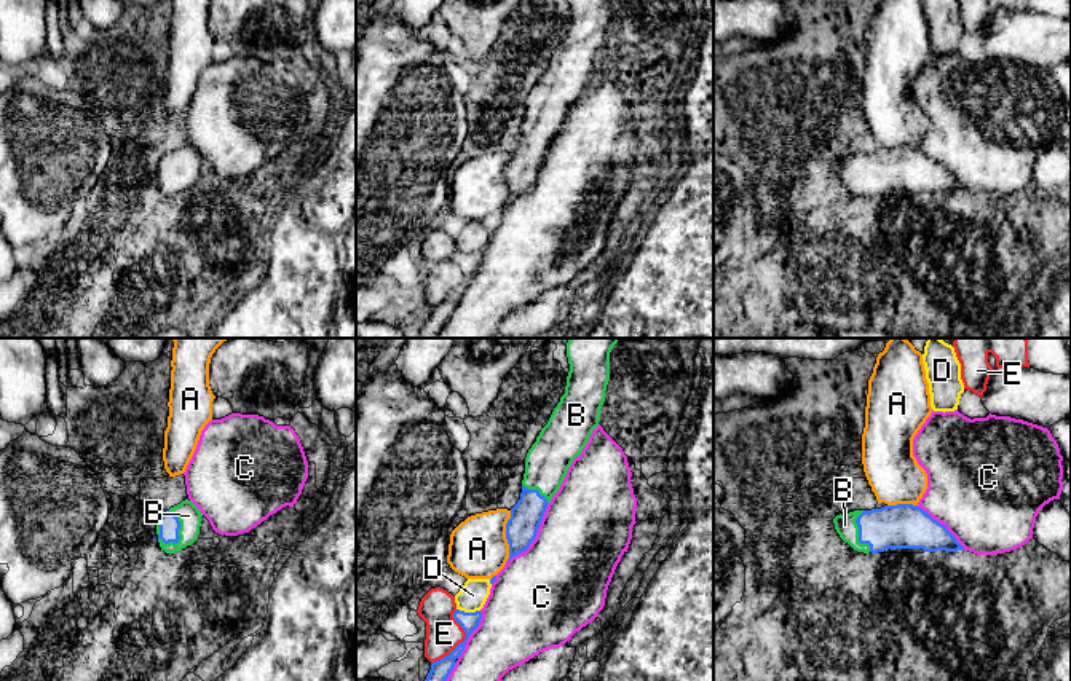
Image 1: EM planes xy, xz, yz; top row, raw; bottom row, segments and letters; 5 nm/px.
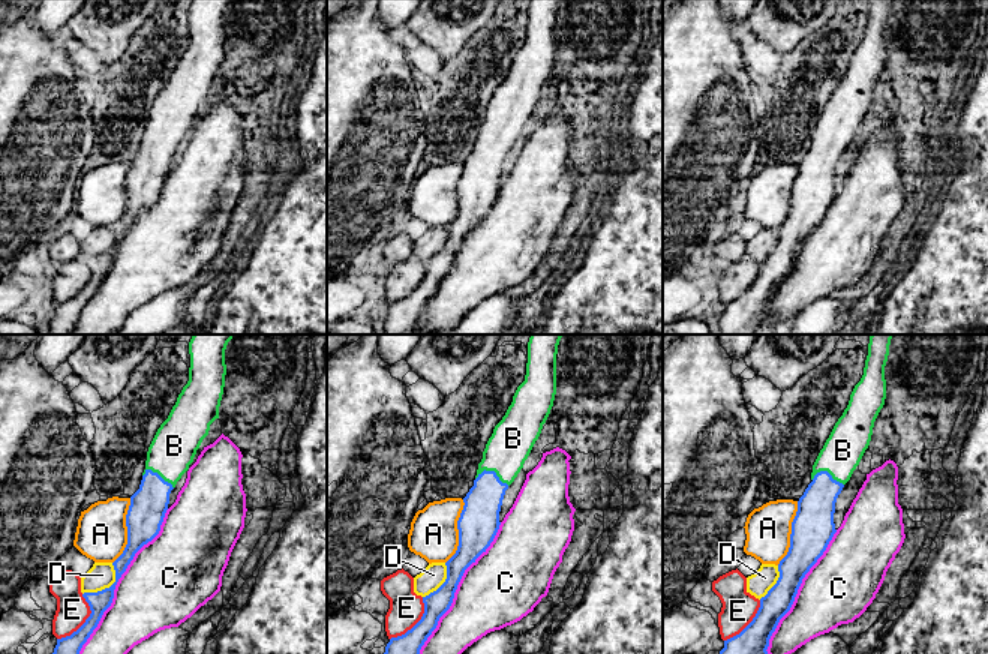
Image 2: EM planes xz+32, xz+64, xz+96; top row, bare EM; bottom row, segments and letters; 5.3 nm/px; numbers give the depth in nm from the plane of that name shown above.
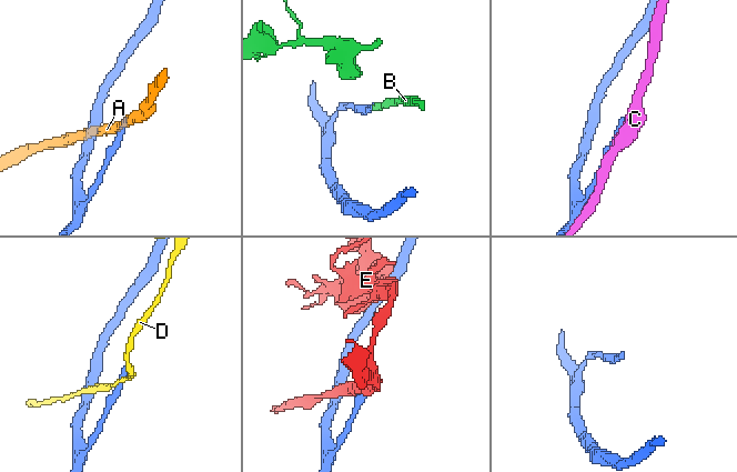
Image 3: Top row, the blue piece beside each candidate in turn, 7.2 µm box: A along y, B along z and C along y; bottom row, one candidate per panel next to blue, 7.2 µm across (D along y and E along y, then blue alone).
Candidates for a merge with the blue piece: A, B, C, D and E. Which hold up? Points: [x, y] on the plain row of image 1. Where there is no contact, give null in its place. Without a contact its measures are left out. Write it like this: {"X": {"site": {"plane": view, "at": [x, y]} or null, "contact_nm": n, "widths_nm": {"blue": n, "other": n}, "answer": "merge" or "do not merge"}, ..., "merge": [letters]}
{"A": {"site": {"plane": "xz", "at": [506, 179]}, "contact_nm": 260, "widths_nm": {"blue": 160, "other": 300}, "answer": "do not merge"}, "B": {"site": {"plane": "xy", "at": [179, 169]}, "contact_nm": 180, "widths_nm": {"blue": 110, "other": 120}, "answer": "merge"}, "C": {"site": {"plane": "xz", "at": [535, 179]}, "contact_nm": 380, "widths_nm": {"blue": 160, "other": 460}, "answer": "do not merge"}, "D": {"site": {"plane": "xz", "at": [468, 255]}, "contact_nm": 120, "widths_nm": {"blue": 100, "other": 140}, "answer": "do not merge"}, "E": {"site": {"plane": "xz", "at": [463, 284]}, "contact_nm": 300, "widths_nm": {"blue": 100, "other": 180}, "answer": "do not merge"}, "merge": ["B"]}

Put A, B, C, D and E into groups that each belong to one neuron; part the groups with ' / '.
A / B / C / D E

